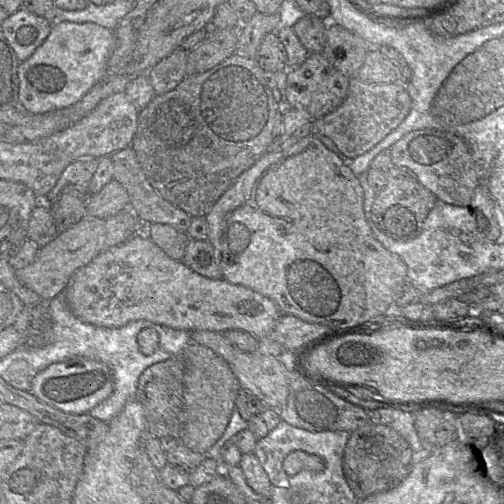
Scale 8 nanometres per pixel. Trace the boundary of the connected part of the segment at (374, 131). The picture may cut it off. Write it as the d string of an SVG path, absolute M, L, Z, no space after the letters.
M350 78L348 93L343 103L334 111L313 120L313 133L330 138L339 151L349 158L365 154L408 116L411 98L406 87L394 83L367 83Z

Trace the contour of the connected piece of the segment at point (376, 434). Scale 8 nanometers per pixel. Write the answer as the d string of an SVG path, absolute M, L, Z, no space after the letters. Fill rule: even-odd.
M370 424L349 434L343 452L343 473L358 501L388 491L401 483L414 463L425 460L432 450L412 451L409 443L392 428Z

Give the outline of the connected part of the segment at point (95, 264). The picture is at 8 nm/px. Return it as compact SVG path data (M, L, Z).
M146 230L124 243L106 249L87 265L79 268L63 291L72 313L85 323L105 328L119 328L132 321L148 320L177 330L226 332L243 330L257 338L268 335L281 317L277 305L254 290L224 279L211 279L198 274L183 261L170 258L147 235Z

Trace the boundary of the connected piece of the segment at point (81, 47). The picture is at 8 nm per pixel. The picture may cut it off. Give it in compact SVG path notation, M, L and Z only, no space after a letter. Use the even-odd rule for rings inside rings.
M55 22L45 42L20 64L19 106L31 114L72 106L107 74L107 62L115 45L114 31L98 24Z

